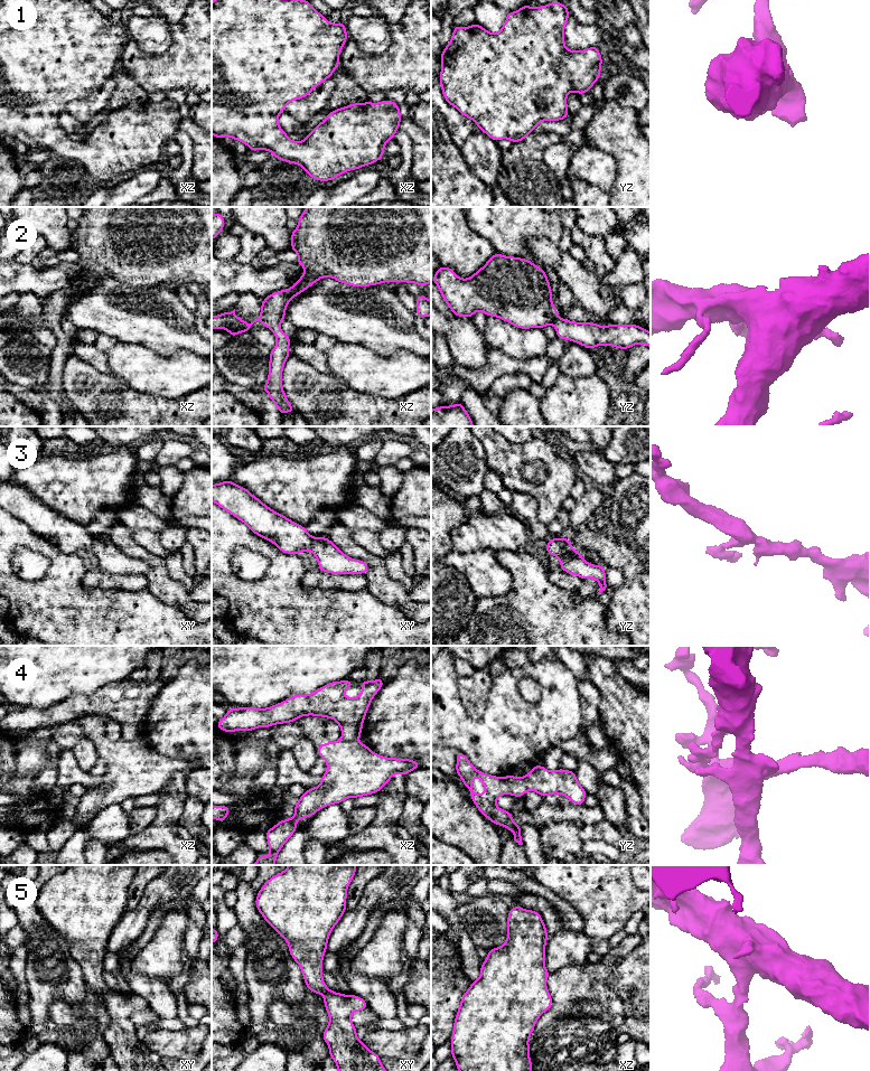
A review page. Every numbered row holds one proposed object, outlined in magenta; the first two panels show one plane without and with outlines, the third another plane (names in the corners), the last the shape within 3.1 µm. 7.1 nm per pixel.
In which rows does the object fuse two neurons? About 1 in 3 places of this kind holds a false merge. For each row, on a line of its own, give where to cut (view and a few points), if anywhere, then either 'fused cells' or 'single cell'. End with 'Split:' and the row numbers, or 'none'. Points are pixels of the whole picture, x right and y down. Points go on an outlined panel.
1: no cut | single cell
2: no cut | single cell
3: no cut | single cell
4: no cut | single cell
5: no cut | single cell
Split: none

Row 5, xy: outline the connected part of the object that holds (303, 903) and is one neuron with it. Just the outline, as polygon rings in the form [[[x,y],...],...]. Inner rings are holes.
[[[289,865],[269,879],[256,896],[256,909],[288,942],[309,988],[322,994],[329,1024],[322,1039],[338,1071],[386,1071],[381,1058],[356,1035],[350,1015],[368,1007],[356,995],[330,990],[322,979],[328,938],[346,912],[347,889],[356,865]]]

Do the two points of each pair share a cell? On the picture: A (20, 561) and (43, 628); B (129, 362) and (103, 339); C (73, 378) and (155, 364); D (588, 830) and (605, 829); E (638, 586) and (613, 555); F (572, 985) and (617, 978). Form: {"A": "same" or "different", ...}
{"A": "different", "B": "different", "C": "different", "D": "same", "E": "same", "F": "different"}

